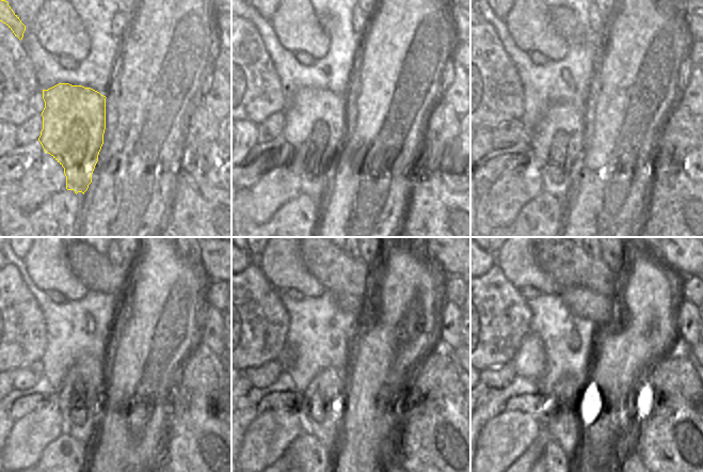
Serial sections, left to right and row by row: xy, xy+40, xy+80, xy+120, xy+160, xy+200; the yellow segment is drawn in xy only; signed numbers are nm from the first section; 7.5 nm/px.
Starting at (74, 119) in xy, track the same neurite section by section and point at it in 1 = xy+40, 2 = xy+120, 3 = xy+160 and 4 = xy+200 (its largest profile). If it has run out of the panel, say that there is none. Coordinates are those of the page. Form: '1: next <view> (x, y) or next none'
1: next xy+40 (314, 122)
2: next xy+120 (83, 384)
3: next xy+160 (326, 389)
4: next xy+200 (564, 428)

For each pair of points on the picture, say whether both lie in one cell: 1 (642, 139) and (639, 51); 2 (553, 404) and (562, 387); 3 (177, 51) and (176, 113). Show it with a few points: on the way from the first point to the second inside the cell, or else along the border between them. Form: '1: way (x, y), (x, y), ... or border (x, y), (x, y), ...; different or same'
1: way (641, 118), (641, 73); same
2: way (556, 399), (562, 391); same
3: way (176, 66), (176, 98); same

